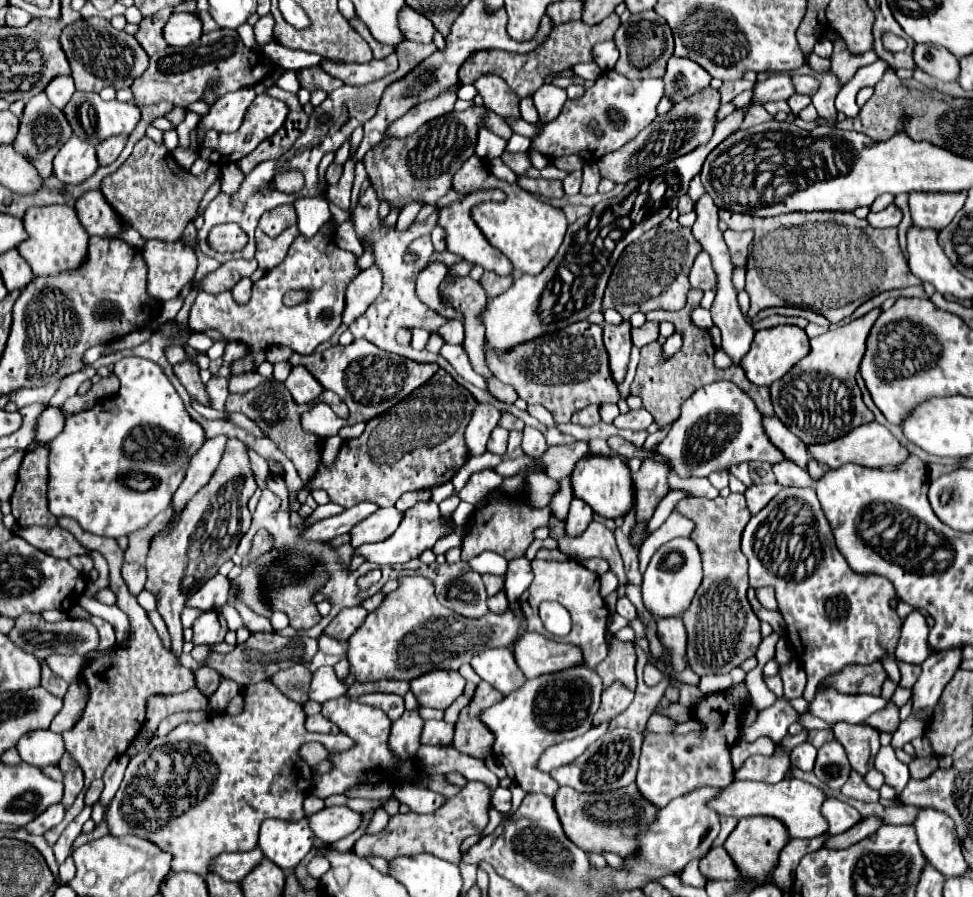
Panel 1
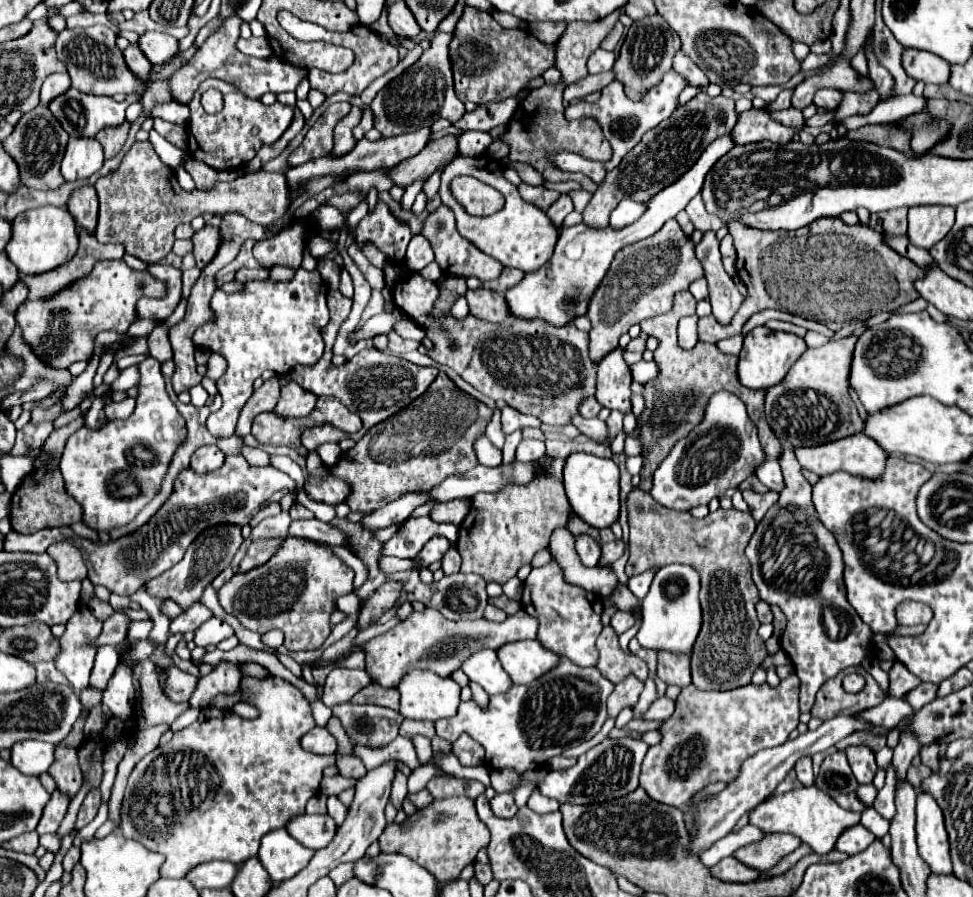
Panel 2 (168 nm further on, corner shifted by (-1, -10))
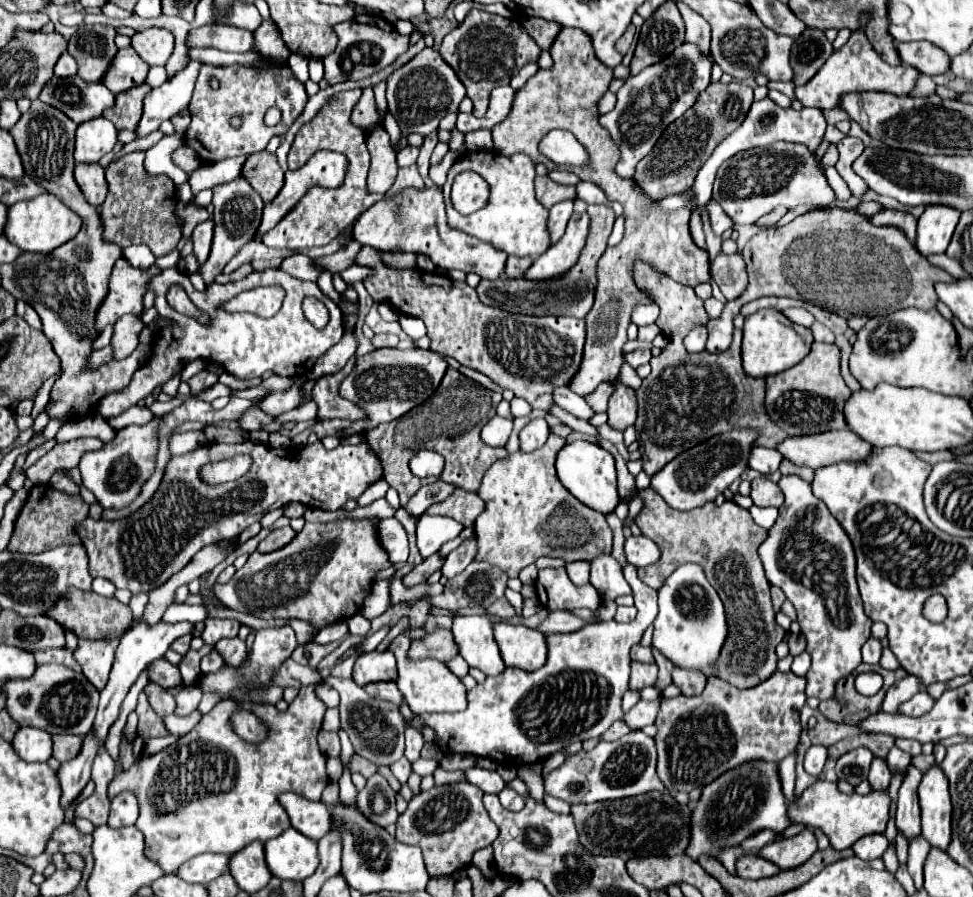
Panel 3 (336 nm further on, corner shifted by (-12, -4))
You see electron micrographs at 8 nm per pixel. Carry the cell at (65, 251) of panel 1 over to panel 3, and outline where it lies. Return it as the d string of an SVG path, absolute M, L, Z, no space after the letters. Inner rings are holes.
M42 193L40 197L32 197L28 201L18 201L8 207L8 225L4 227L4 235L10 243L30 253L50 253L62 243L70 241L82 227L82 219L68 209L60 199L52 193Z

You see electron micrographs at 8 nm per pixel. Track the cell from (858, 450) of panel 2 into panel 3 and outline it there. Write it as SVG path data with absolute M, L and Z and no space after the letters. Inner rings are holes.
M842 429L808 437L786 437L776 445L776 451L798 467L818 469L840 461L862 461L872 451L872 445L850 429Z

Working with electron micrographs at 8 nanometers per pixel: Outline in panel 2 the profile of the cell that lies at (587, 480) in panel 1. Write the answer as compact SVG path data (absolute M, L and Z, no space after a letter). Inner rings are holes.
M589 453L569 455L563 469L563 485L573 511L591 527L611 527L619 519L619 467L611 459Z

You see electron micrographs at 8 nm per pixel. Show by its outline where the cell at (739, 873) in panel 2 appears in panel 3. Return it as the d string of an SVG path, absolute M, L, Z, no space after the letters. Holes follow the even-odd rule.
M746 855L746 857L740 857L738 863L736 863L736 869L738 869L738 875L744 877L744 879L764 879L764 877L774 877L780 867L776 867L774 863L758 857L758 855Z

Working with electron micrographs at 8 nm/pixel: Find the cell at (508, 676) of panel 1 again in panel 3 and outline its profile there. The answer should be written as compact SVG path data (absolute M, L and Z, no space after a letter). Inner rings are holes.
M454 617L452 635L458 653L470 667L484 671L486 675L498 675L504 671L504 661L492 637L492 623L488 617Z

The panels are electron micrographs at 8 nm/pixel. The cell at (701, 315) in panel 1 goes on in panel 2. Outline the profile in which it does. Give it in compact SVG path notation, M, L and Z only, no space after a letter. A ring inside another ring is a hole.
M697 315L691 317L683 317L679 321L679 345L683 349L691 349L697 343Z

